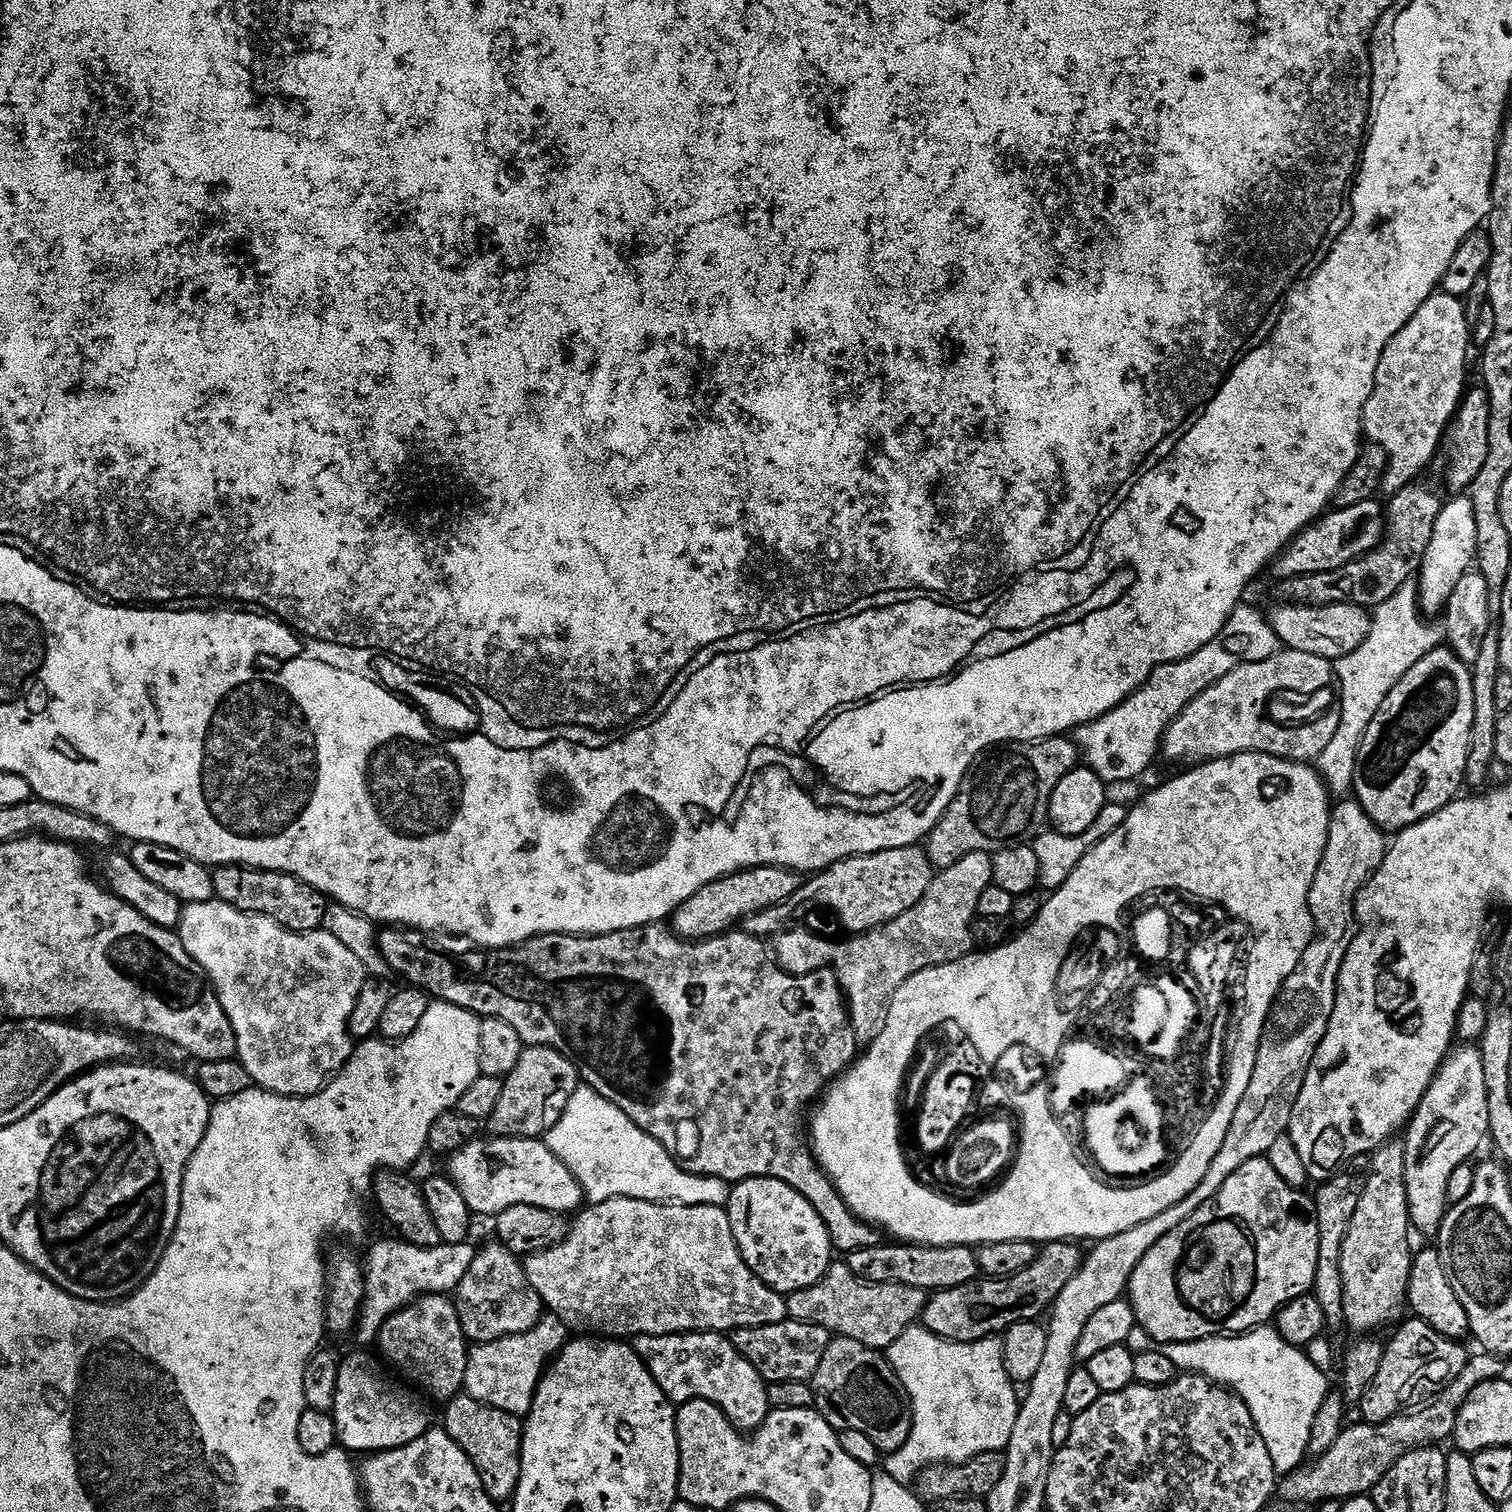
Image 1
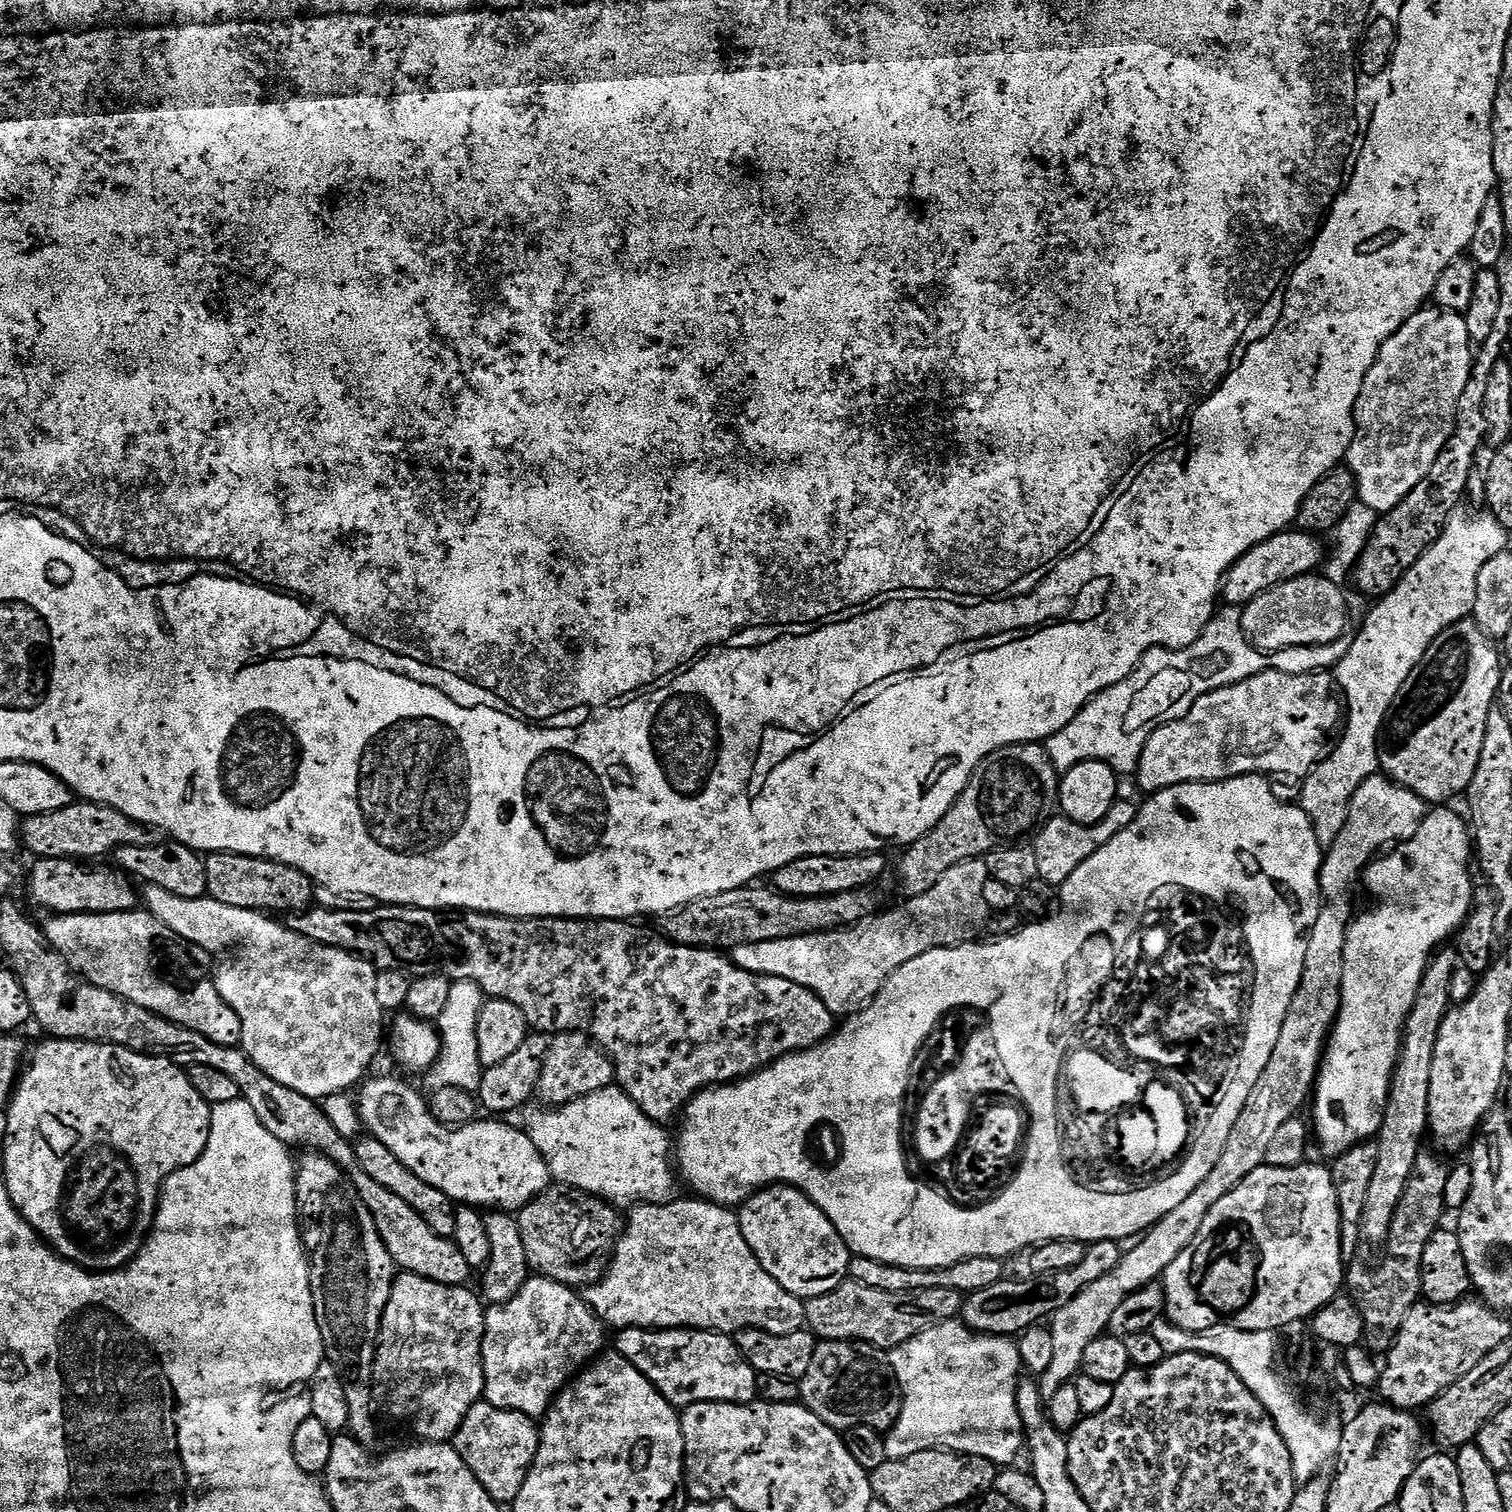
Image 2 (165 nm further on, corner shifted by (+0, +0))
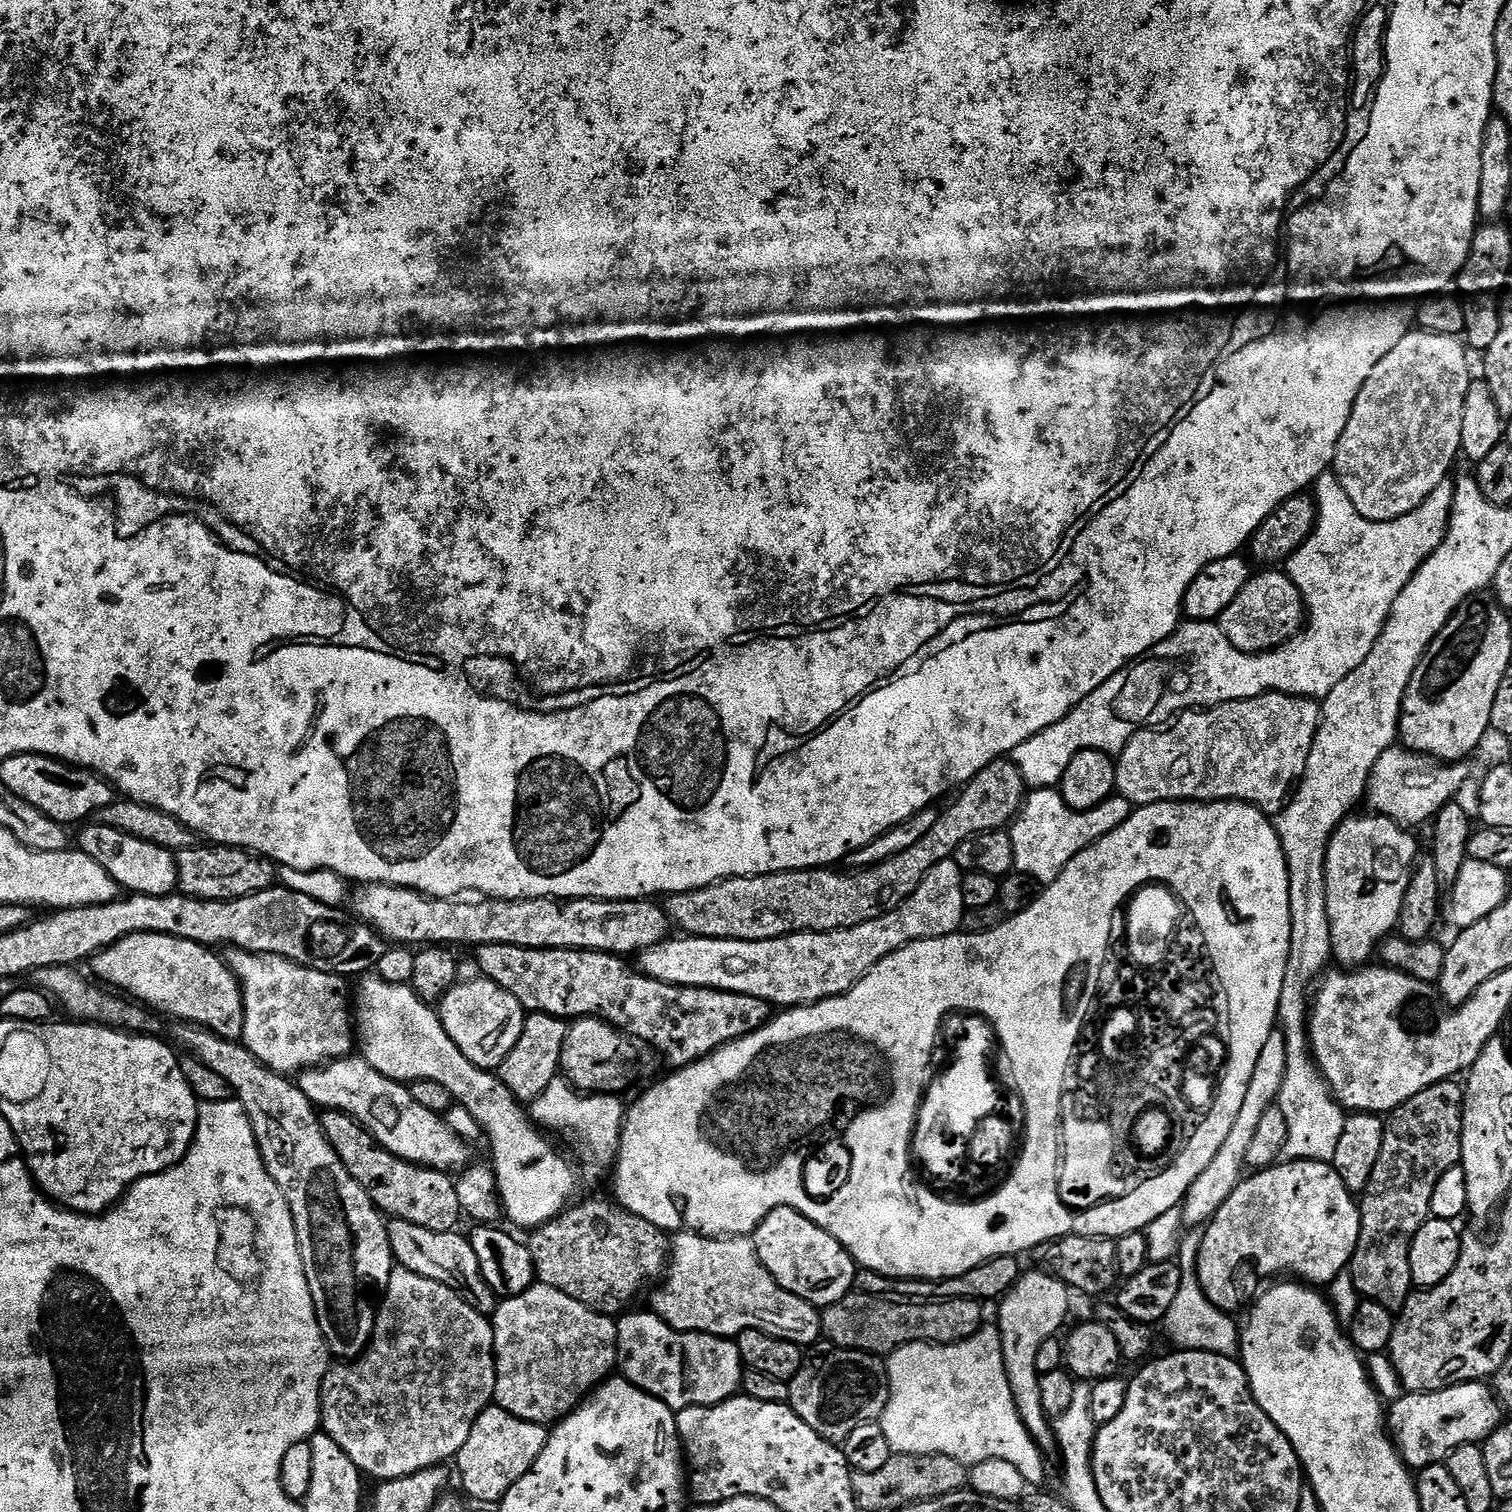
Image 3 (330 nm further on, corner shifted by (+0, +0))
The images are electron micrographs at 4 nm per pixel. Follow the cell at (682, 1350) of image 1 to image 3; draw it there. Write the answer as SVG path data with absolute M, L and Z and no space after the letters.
M651 1310L631 1312L616 1320L616 1355L619 1371L624 1371L621 1372L623 1379L666 1402L666 1406L673 1410L694 1406L707 1408L709 1404L720 1404L737 1395L746 1369L740 1359L740 1351L731 1339L707 1336L705 1332L679 1332Z

